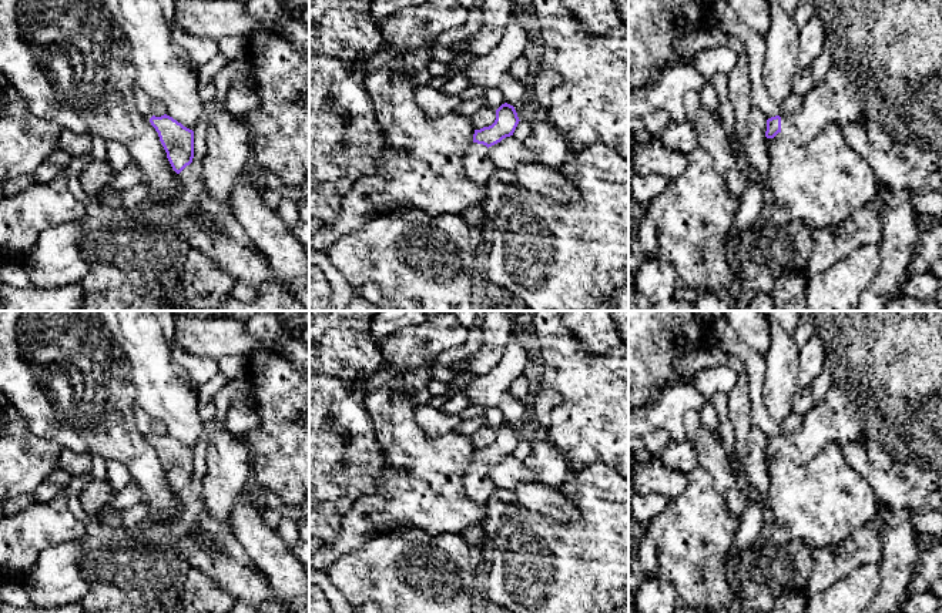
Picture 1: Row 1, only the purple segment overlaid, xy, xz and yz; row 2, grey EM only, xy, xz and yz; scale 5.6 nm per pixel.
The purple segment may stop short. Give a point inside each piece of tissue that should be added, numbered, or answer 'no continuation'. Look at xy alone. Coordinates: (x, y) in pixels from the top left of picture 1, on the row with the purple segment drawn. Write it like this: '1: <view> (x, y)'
no continuation

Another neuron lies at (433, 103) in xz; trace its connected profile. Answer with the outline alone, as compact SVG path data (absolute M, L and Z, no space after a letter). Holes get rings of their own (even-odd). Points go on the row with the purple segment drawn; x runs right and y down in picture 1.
M423 86L416 87L415 101L426 117L436 118L455 111L455 108L462 103L462 98L460 96L446 96L440 90Z

